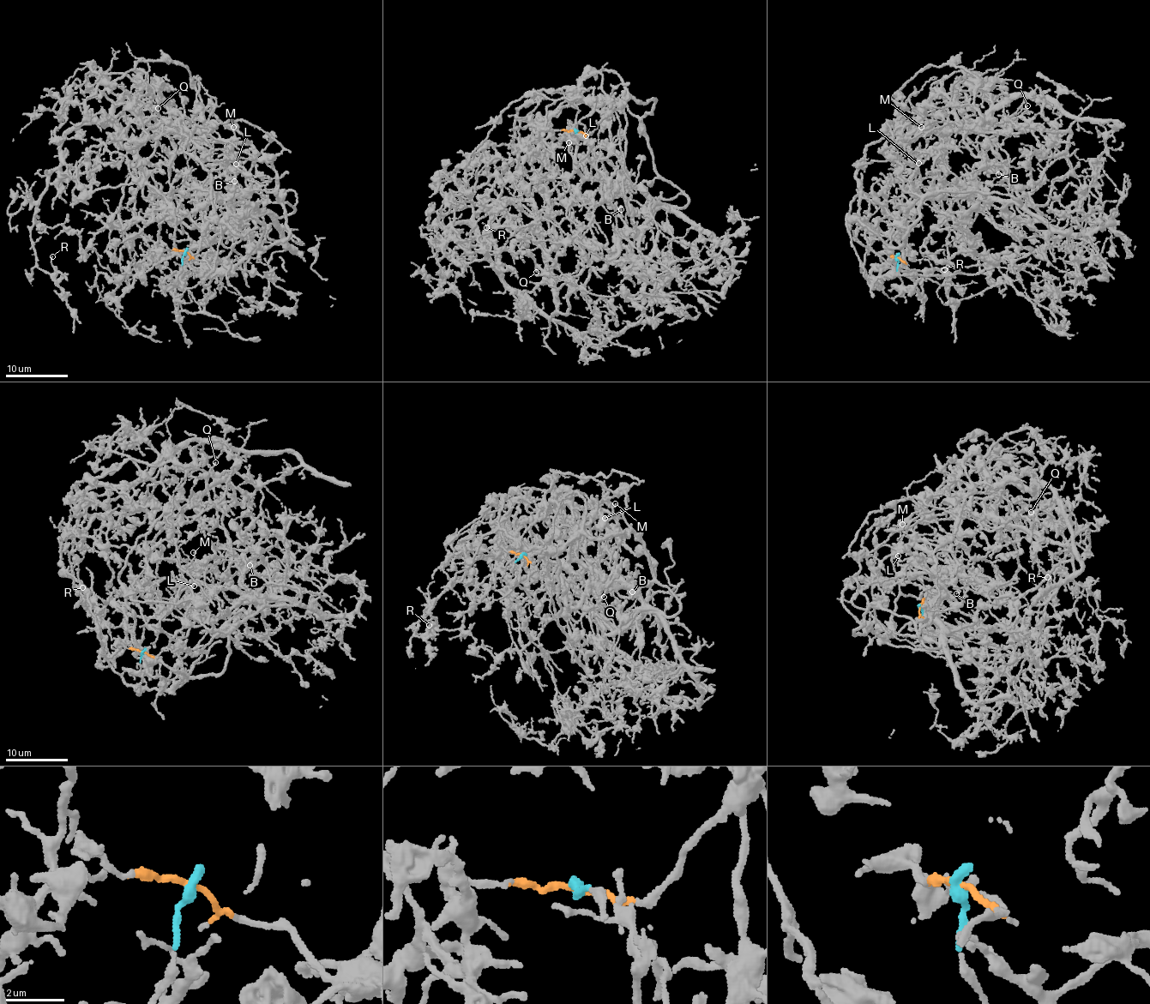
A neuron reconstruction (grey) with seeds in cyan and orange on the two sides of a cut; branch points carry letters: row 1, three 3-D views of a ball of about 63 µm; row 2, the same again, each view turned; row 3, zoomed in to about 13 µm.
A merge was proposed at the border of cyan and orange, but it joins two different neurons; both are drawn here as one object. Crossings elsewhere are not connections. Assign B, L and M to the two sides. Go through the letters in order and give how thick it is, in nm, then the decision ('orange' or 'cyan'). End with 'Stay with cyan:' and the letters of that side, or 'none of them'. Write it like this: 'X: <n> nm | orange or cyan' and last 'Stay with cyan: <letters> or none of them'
B: 160 nm | cyan
L: 220 nm | cyan
M: 160 nm | orange
Stay with cyan: B, L

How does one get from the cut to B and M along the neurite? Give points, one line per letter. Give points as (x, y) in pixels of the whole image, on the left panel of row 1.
B: (184, 252), (179, 281), (192, 257), (189, 250), (201, 248), (242, 207), (229, 171), (234, 181)
M: (184, 252), (220, 271), (288, 235), (276, 192), (277, 173), (268, 162), (231, 143), (233, 127)

